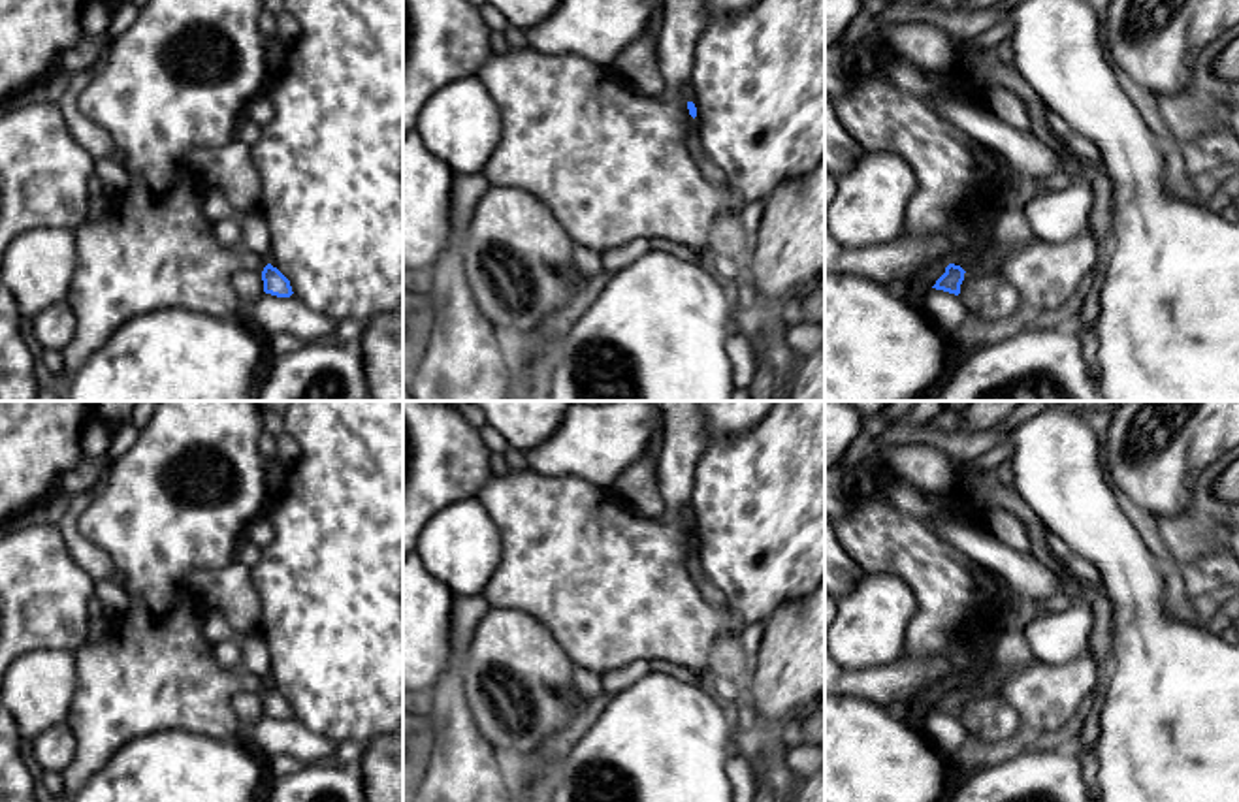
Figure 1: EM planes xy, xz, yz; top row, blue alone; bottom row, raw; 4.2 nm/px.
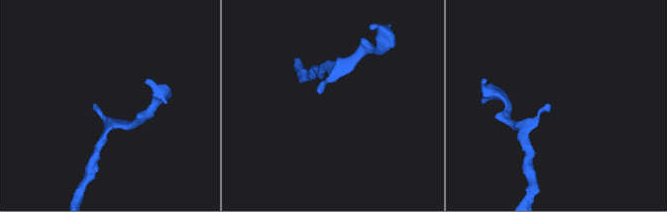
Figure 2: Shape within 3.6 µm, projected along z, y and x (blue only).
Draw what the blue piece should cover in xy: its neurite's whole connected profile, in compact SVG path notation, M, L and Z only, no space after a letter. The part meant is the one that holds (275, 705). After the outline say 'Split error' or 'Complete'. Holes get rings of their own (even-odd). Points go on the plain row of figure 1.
M267 685L262 693L264 714L277 719L290 719L292 708L290 702L271 685Z. Complete

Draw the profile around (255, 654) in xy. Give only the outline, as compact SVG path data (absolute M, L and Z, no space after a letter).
M252 631L237 638L241 646L241 668L269 683L271 680L269 648L260 631Z

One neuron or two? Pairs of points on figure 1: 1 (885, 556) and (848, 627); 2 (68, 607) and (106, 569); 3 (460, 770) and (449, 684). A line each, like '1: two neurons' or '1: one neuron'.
1: two neurons
2: two neurons
3: one neuron

